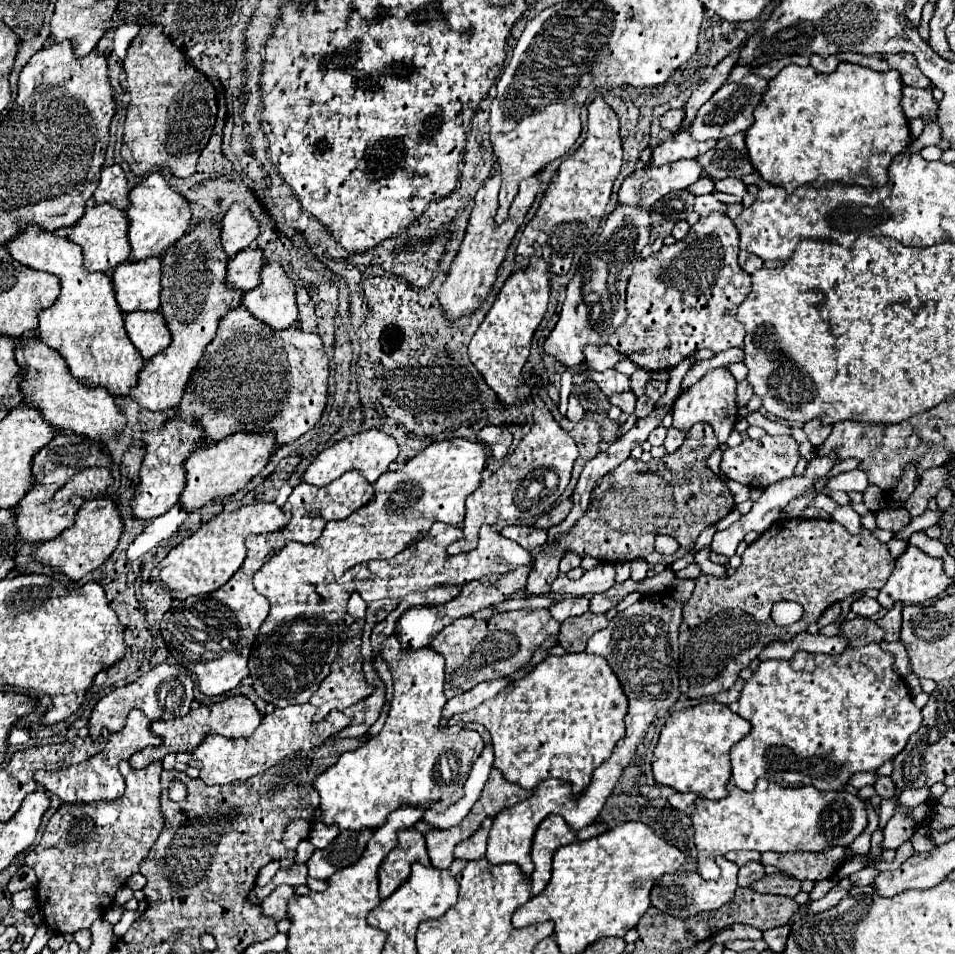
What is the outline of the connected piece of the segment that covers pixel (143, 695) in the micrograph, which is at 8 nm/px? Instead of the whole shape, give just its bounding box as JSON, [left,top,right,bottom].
[89,663,193,739]

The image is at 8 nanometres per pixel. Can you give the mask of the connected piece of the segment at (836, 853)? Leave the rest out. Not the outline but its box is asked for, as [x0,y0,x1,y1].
[761,847,845,881]

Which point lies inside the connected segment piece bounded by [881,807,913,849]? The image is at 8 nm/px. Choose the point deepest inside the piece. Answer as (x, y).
(898, 830)

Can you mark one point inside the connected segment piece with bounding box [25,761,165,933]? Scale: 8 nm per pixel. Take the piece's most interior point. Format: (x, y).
(88, 850)

